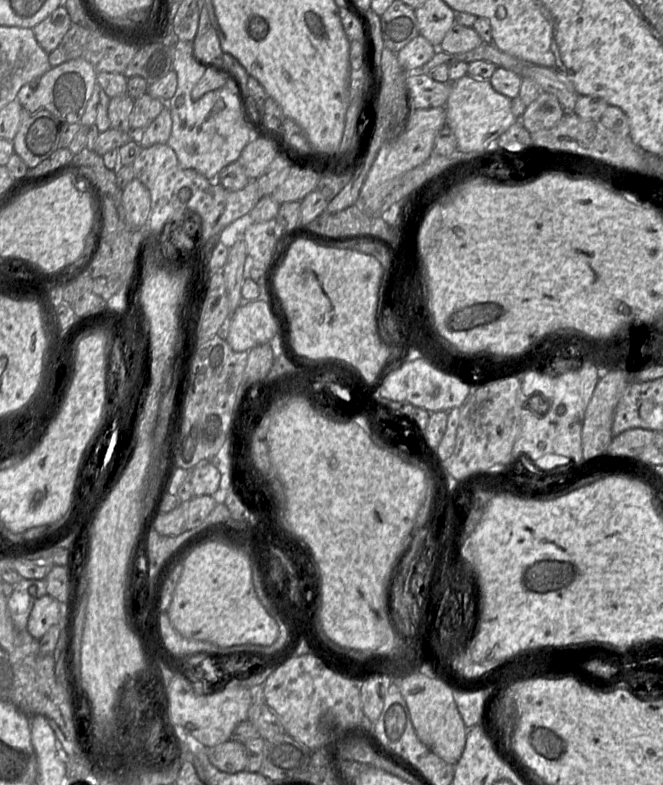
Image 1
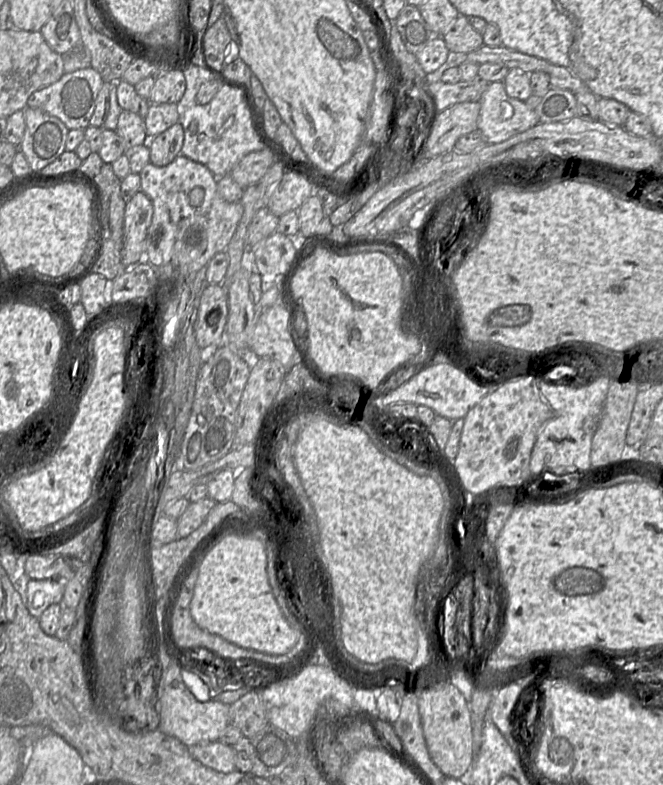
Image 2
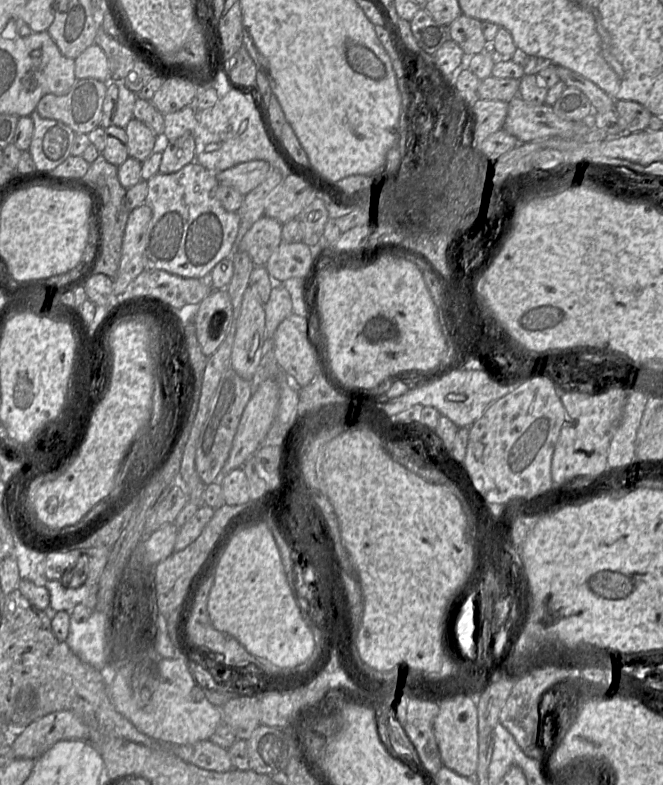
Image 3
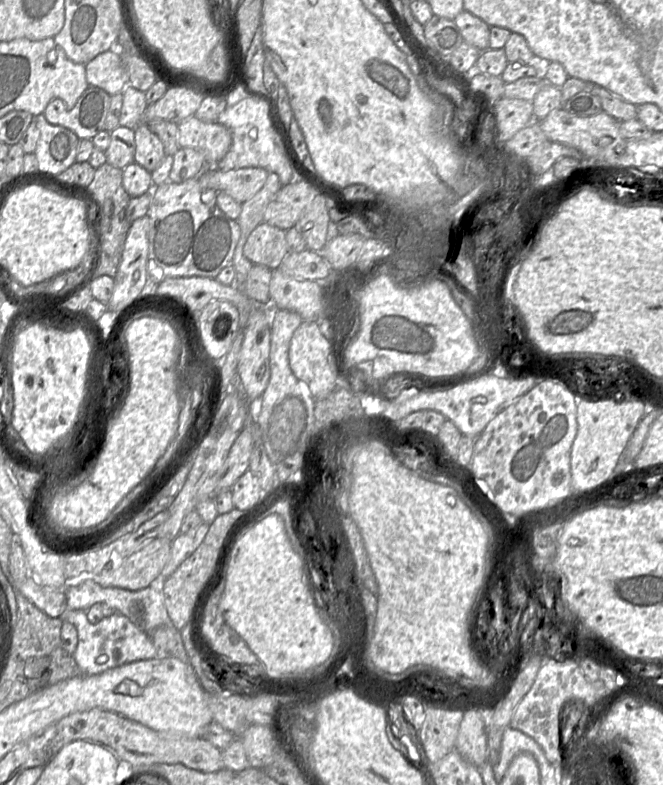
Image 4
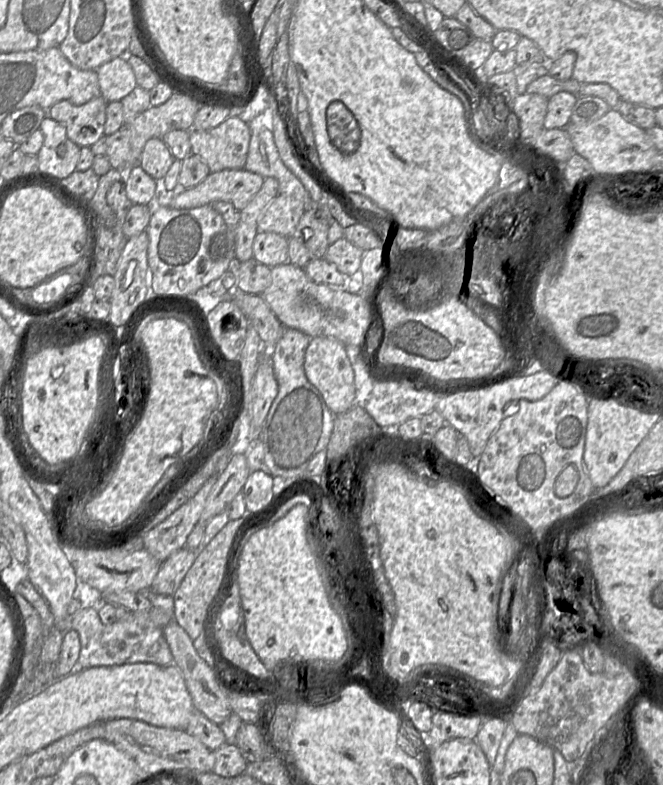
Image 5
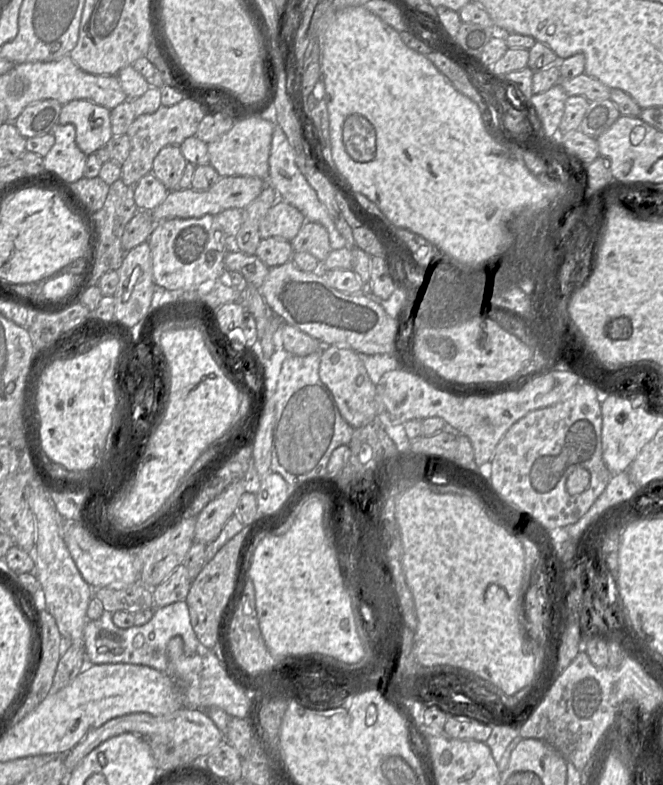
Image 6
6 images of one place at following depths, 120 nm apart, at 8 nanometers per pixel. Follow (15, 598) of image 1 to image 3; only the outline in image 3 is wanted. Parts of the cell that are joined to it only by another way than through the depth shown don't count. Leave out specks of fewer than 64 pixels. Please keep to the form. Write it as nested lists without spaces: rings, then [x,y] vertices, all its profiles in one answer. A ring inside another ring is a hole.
[[[70,574],[65,578],[63,575],[61,580],[49,580],[45,585],[50,594],[49,611],[51,613],[71,612],[90,594],[97,595],[97,586],[77,585],[70,581],[69,576]]]

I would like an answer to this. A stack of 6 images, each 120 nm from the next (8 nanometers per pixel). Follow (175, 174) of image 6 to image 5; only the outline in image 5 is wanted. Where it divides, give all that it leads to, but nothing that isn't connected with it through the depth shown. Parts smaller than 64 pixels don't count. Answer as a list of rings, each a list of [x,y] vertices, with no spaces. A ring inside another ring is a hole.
[[[151,138],[142,150],[139,165],[154,179],[161,179],[174,160],[170,149],[161,138]]]

